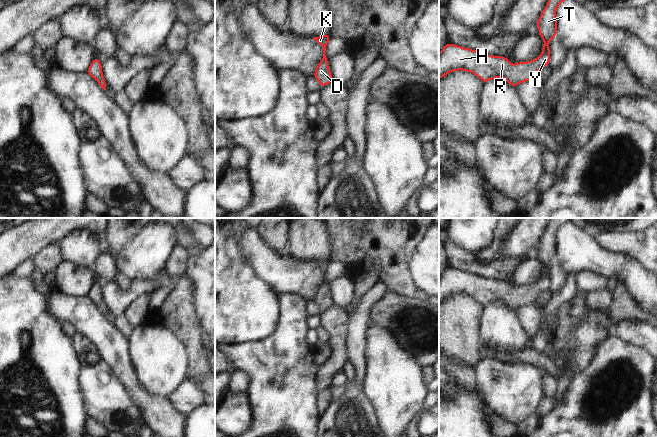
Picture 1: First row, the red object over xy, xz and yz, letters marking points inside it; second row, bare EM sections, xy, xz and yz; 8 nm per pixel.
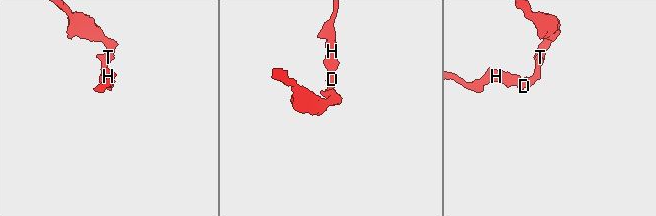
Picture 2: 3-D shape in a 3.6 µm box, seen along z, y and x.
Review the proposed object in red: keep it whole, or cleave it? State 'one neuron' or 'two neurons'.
one neuron

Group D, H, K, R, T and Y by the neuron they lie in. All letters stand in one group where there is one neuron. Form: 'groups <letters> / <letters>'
groups D H K R T Y

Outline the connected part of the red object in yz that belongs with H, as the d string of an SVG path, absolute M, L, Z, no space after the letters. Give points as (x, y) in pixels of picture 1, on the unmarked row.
M551 218L547 225L536 247L539 259L544 265L542 277L538 282L512 290L506 281L491 280L447 267L439 277L439 303L452 295L463 294L475 298L483 307L501 302L517 311L520 306L533 304L536 297L550 287L548 265L553 264L557 257L556 232L570 221L571 218Z

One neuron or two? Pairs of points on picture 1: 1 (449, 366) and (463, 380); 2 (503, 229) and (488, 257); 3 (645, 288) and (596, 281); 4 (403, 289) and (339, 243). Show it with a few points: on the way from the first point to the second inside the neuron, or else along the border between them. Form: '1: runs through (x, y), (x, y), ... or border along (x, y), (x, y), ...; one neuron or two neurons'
1: runs through (452, 369), (460, 377); one neuron
2: runs through (501, 236), (494, 250); one neuron
3: border along (586, 271), (592, 271), (604, 276), (608, 280); two neurons
4: runs through (392, 272), (371, 251), (356, 251); one neuron

